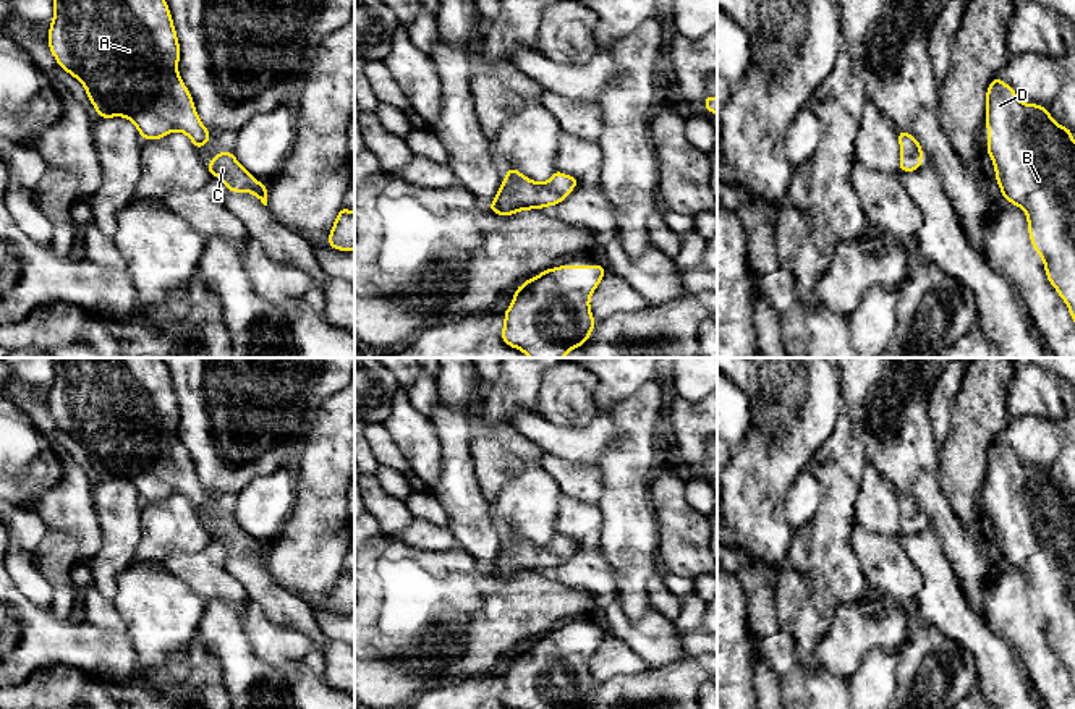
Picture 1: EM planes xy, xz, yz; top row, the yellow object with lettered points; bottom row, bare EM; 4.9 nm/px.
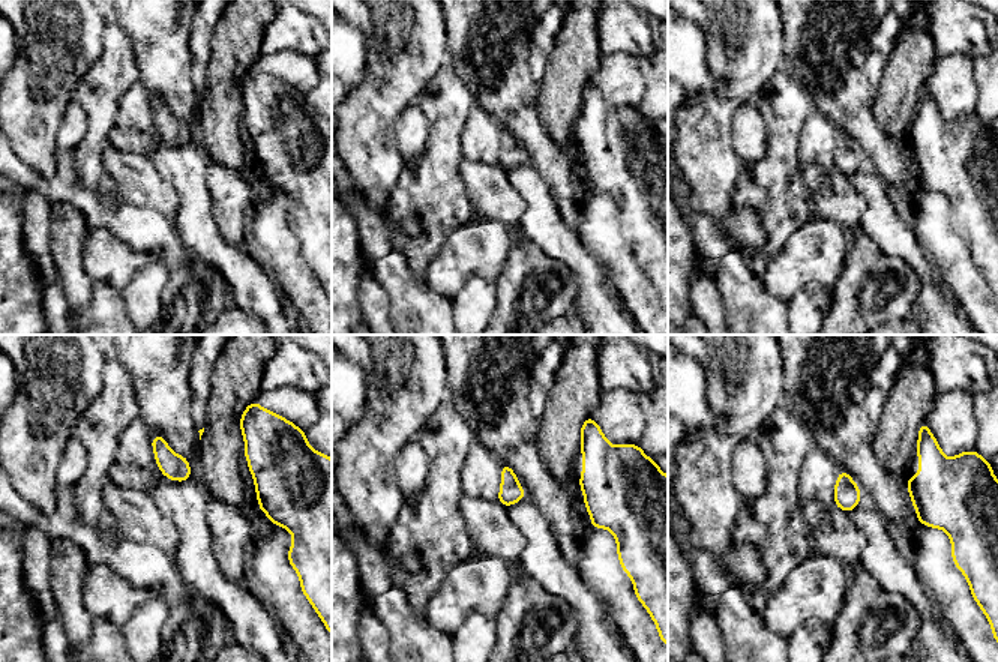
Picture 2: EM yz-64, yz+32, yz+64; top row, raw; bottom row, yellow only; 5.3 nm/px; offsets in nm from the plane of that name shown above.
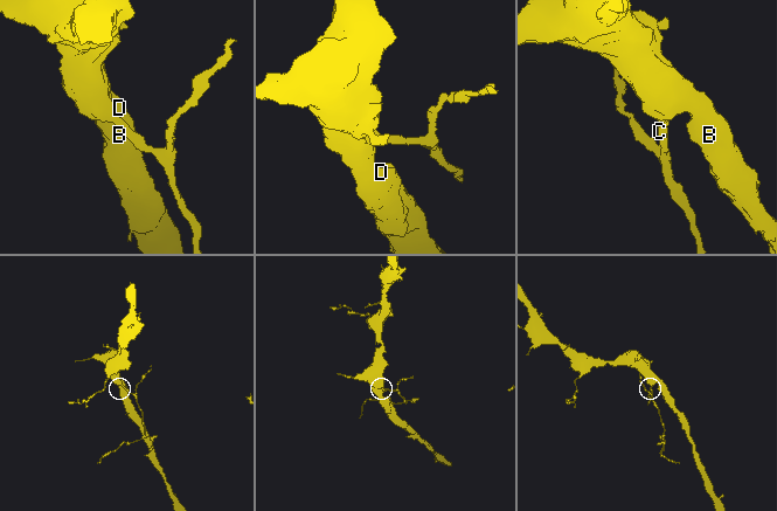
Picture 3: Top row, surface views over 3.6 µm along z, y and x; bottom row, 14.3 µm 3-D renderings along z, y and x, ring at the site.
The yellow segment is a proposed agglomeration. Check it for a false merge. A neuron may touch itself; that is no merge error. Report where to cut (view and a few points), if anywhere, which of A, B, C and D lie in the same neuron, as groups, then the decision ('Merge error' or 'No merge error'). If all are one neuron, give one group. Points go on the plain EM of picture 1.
No split. Groups: A B C D. No merge error

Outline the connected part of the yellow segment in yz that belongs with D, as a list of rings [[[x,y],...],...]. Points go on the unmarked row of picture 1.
[[[999,439],[986,453],[988,516],[994,526],[996,542],[1007,565],[1023,571],[1033,612],[1043,620],[1046,639],[1069,669],[1075,685],[1075,503],[1072,490],[1056,486],[1038,466],[1022,466],[1015,453]]]

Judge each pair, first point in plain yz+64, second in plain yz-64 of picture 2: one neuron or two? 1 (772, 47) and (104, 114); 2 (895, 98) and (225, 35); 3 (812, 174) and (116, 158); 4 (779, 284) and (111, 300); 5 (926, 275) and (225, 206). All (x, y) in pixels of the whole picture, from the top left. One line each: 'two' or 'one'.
1: two
2: one
3: one
4: two
5: two

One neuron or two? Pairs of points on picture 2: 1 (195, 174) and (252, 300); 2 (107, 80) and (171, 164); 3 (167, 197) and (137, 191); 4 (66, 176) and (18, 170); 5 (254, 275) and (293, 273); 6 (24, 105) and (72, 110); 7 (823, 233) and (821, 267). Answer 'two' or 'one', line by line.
1: one
2: two
3: one
4: one
5: two
6: two
7: one

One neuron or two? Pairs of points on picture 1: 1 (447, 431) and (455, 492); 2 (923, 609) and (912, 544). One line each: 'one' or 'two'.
1: one
2: one

